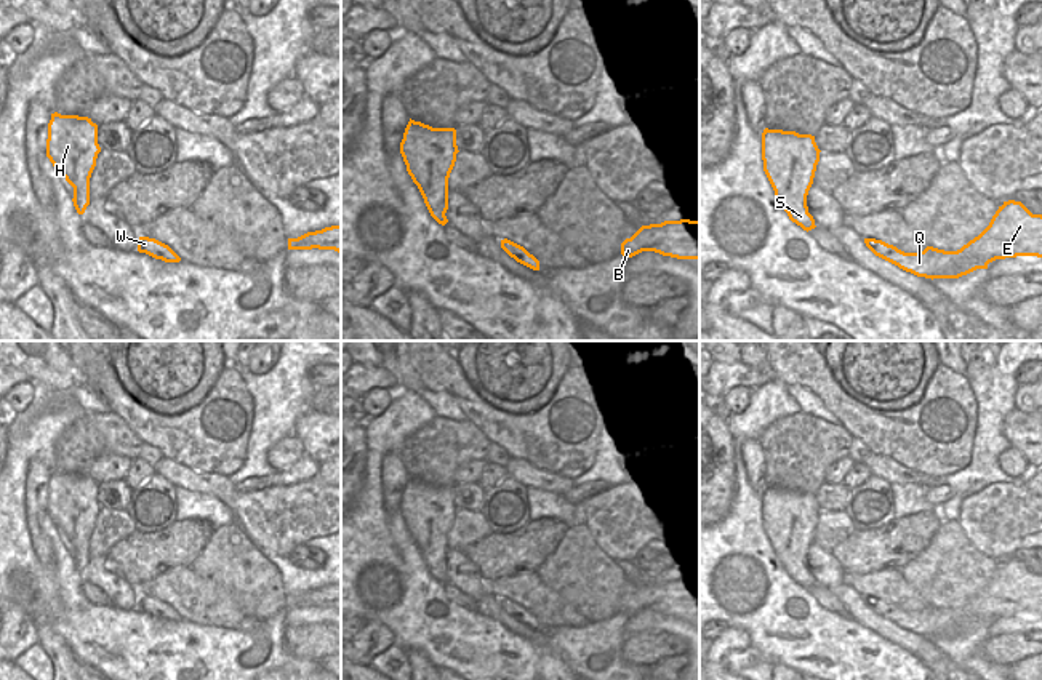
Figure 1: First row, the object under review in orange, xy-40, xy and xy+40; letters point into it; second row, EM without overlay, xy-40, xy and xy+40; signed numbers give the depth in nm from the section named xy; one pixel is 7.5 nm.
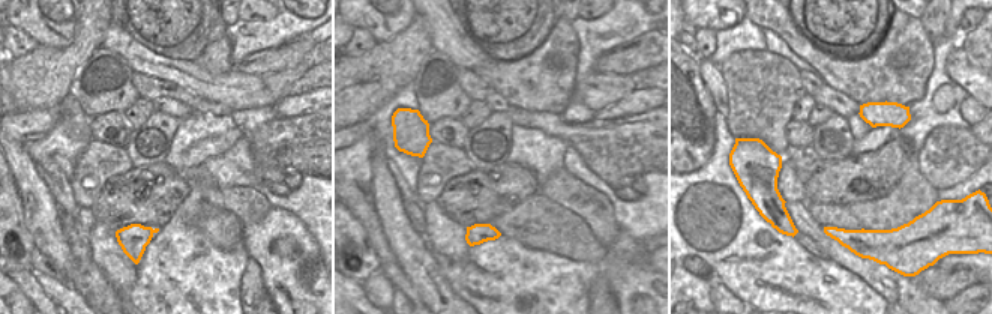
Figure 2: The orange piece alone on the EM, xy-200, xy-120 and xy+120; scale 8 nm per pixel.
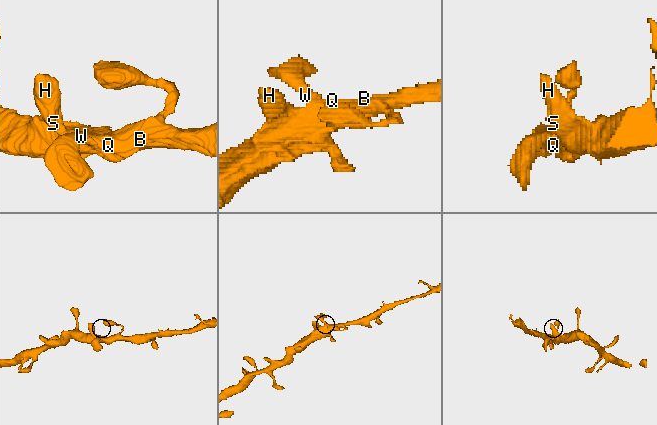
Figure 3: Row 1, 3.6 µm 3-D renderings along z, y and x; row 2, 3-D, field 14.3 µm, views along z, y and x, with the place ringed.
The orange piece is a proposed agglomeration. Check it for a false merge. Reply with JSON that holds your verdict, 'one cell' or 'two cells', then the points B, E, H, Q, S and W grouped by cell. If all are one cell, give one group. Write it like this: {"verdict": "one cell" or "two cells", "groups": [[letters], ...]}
{"verdict": "one cell", "groups": [["B", "E", "H", "Q", "S", "W"]]}

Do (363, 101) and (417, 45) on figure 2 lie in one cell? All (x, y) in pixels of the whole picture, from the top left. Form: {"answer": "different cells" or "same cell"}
{"answer": "same cell"}

